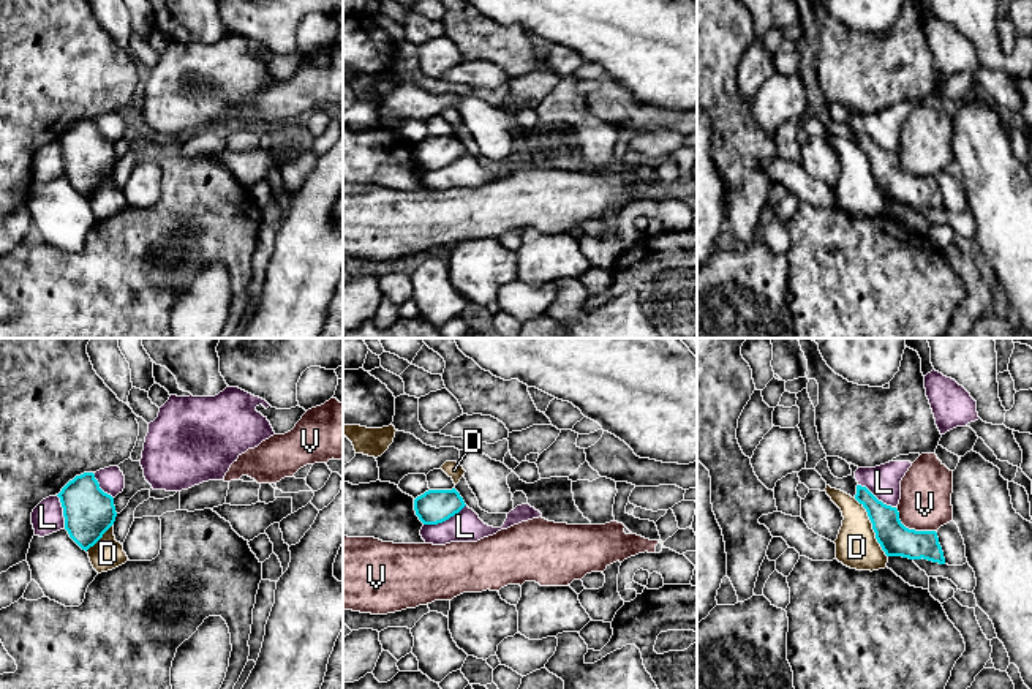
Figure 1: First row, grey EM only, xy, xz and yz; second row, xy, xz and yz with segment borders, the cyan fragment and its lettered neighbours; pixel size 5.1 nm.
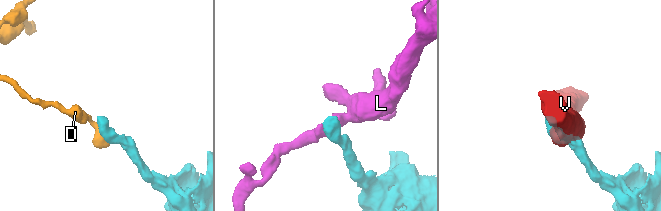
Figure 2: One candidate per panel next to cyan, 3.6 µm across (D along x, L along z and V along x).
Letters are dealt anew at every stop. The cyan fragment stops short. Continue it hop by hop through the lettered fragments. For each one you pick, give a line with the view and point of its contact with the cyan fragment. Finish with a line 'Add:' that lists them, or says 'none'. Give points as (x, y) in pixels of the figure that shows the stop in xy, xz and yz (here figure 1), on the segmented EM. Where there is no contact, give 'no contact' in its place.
Add: none

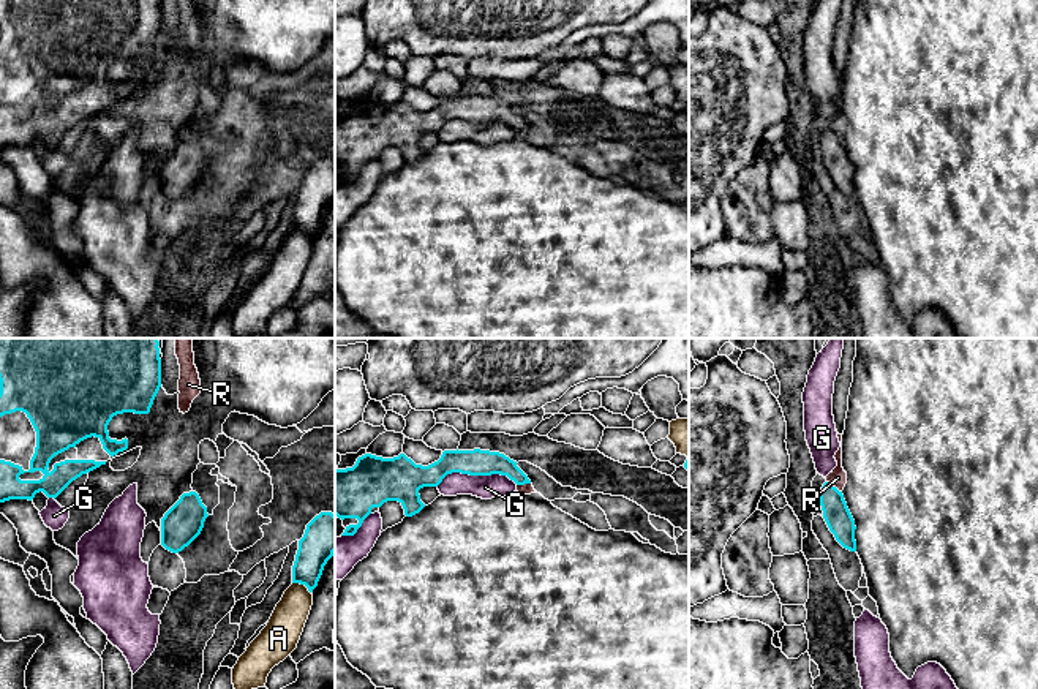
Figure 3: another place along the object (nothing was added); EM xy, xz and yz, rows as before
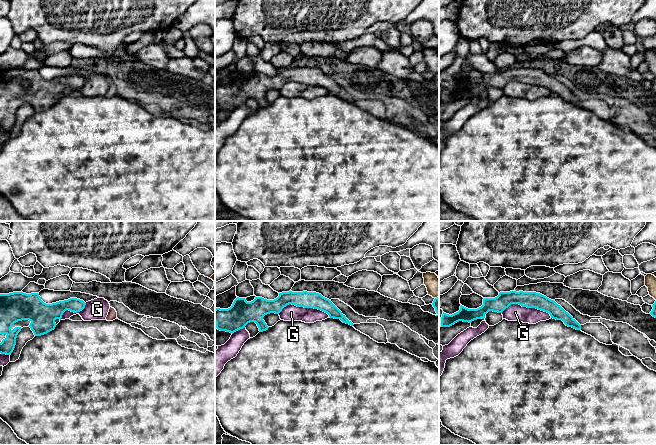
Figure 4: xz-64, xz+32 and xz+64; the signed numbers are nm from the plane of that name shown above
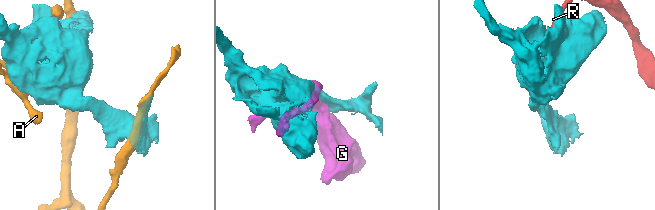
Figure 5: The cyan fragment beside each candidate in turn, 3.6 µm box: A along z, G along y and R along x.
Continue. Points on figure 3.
Add: none

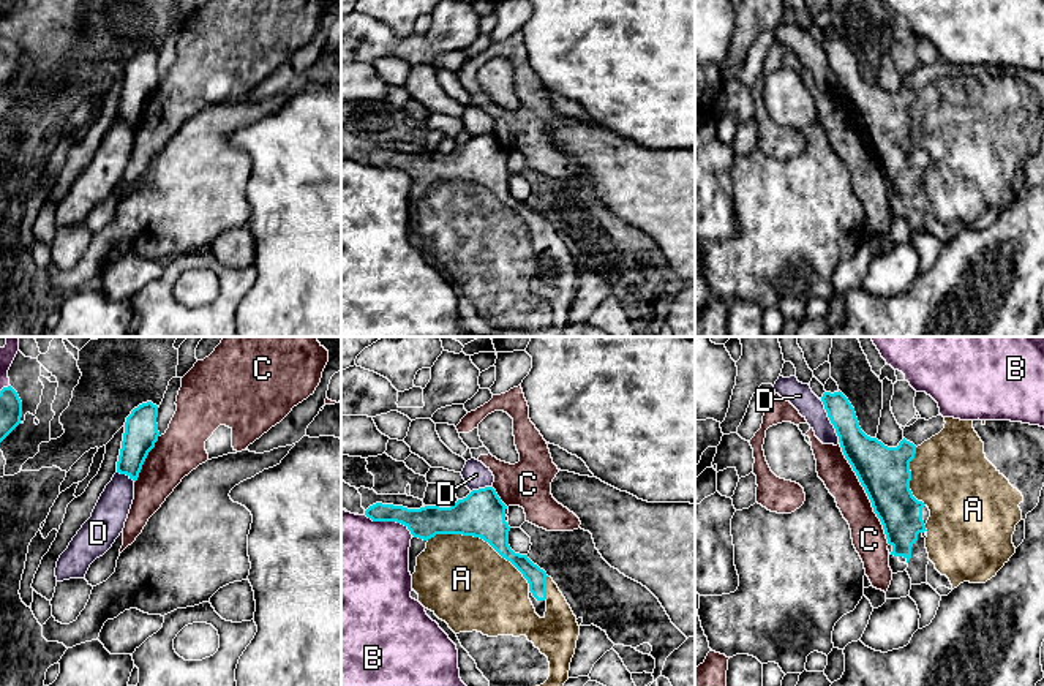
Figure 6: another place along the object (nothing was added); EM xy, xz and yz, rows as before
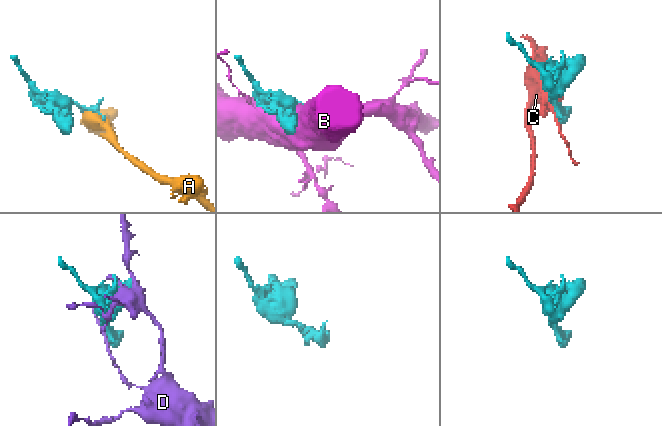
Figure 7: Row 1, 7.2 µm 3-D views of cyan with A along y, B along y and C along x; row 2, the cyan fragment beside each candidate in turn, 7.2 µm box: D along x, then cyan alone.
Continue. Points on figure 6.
A: meets cyan in xz at (482, 538)
Add: A

